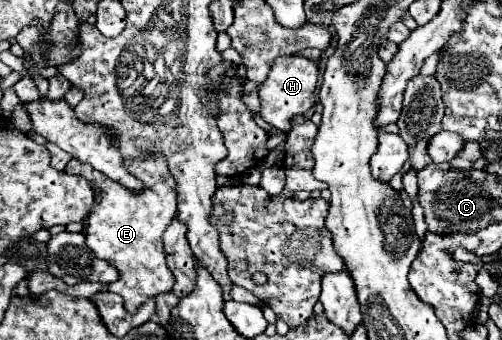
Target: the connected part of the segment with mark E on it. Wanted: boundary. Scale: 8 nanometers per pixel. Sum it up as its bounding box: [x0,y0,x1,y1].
[64,155,178,315]

